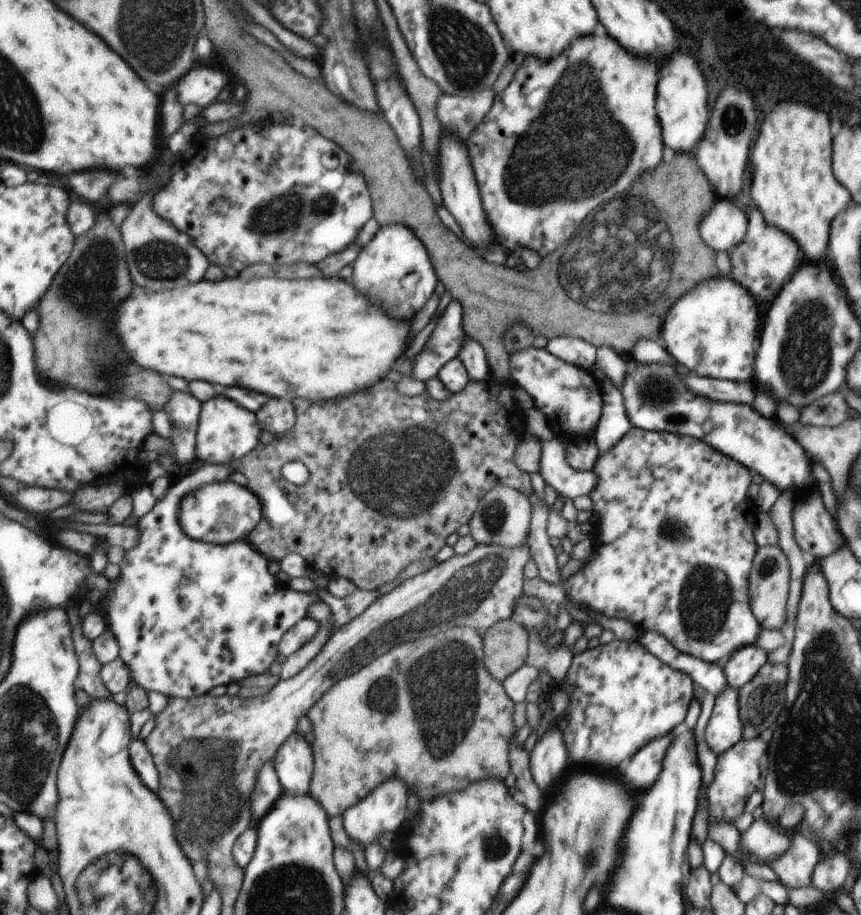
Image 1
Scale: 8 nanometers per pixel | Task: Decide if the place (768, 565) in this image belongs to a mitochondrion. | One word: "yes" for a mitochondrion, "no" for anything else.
yes

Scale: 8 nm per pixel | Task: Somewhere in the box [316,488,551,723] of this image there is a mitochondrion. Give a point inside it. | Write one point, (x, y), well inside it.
(493, 512)

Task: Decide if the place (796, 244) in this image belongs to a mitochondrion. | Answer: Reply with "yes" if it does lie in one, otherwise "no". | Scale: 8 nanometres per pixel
no

